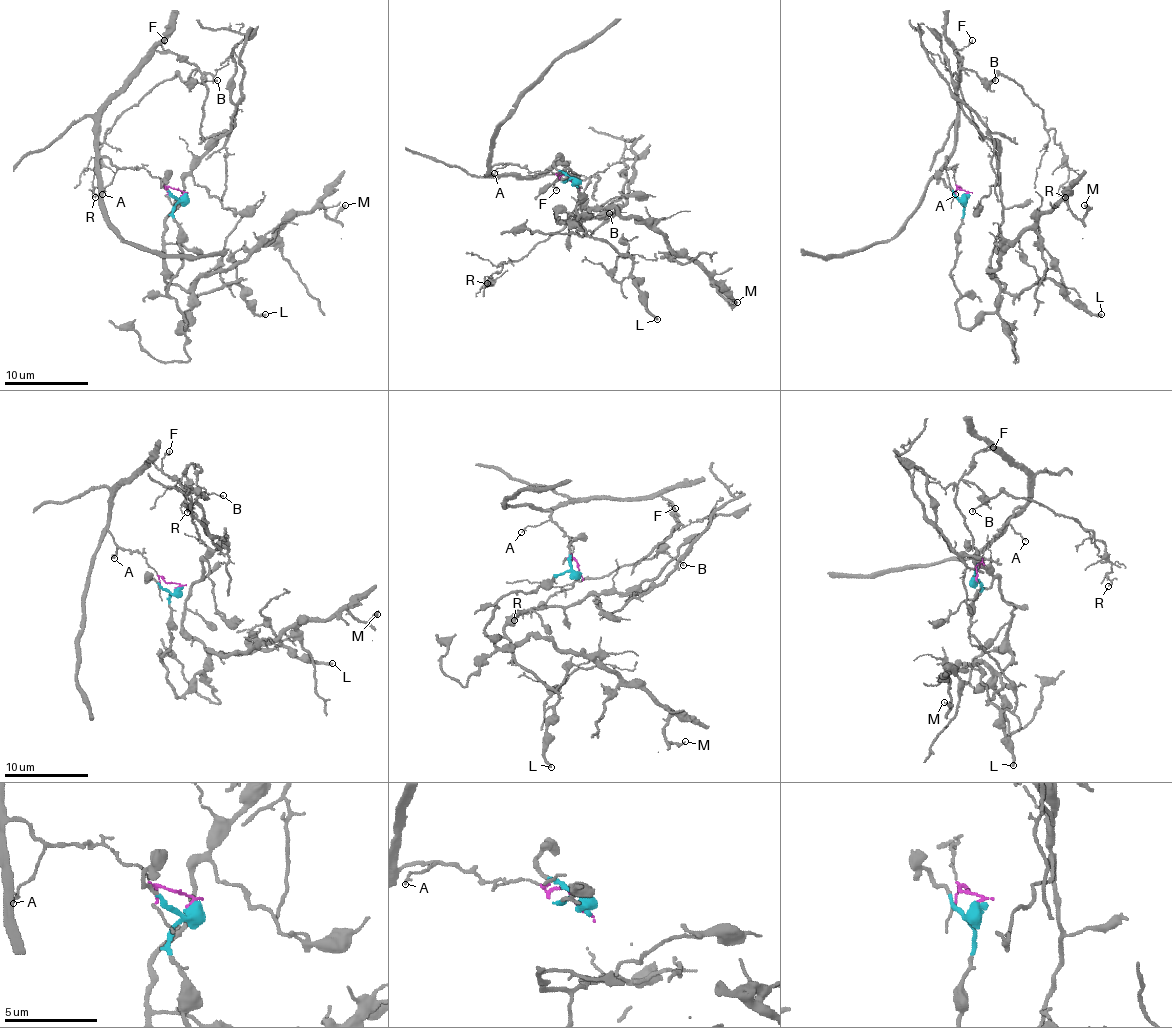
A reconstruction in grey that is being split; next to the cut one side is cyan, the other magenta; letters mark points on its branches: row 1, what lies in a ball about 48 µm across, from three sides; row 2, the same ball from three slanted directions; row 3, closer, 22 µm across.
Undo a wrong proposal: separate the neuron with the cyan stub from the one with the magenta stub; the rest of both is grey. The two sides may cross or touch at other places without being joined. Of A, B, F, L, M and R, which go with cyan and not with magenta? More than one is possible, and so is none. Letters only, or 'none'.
L, M

